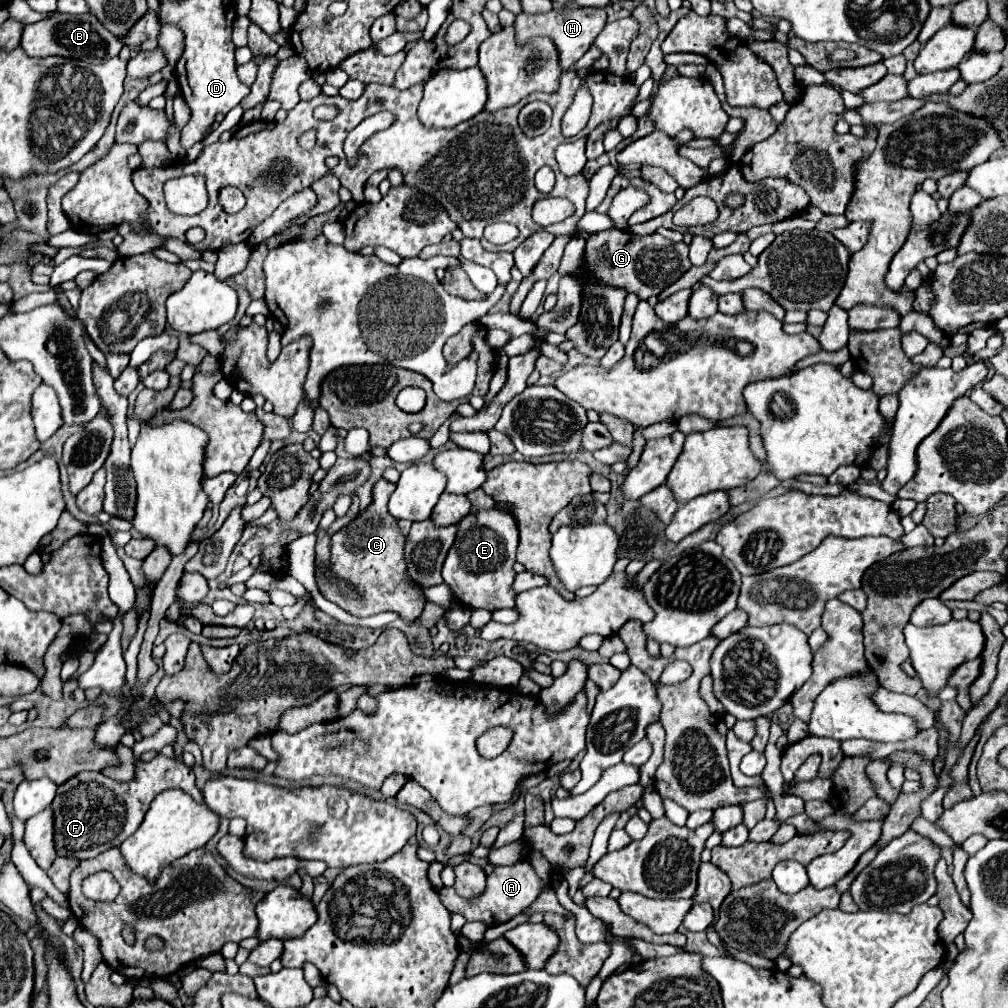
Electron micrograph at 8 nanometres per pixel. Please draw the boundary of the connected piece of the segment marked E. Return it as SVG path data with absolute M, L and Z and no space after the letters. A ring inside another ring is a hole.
M481 488L467 494L473 506L479 506L477 514L467 514L459 522L457 538L443 564L443 580L451 588L453 598L469 608L485 608L489 612L515 606L515 550L519 544L519 530L509 512L497 508L495 500L489 500Z

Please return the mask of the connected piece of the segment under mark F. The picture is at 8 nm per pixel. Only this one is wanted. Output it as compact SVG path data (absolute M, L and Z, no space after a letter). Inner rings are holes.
M155 756L151 762L137 764L137 776L131 782L115 782L105 778L101 772L81 772L75 778L67 780L57 788L57 796L51 804L55 816L55 848L59 856L75 856L79 860L93 858L113 846L119 846L133 834L145 812L149 810L151 800L169 788L183 788L195 800L203 802L199 788L195 786L195 774L183 762L173 758ZM119 820L119 830L113 832L109 824Z

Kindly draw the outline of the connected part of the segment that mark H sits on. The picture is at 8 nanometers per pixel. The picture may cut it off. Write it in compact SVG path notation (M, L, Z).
M561 6L553 8L543 14L519 14L515 20L515 30L517 30L517 42L529 42L535 36L549 36L557 50L559 50L559 60L565 70L575 70L575 62L591 48L593 40L599 36L601 28L607 22L607 12L605 8L575 8L575 6Z

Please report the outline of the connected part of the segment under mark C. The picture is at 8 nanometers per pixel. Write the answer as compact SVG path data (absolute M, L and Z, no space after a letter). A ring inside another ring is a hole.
M379 480L373 486L373 502L365 510L359 510L357 518L351 524L347 524L343 530L339 530L331 536L331 558L329 558L327 564L315 566L315 578L319 582L321 594L329 602L335 602L337 606L341 606L345 612L349 612L353 616L373 616L373 614L379 614L379 612L397 612L405 622L413 622L423 612L425 596L423 596L421 590L417 590L413 586L413 582L407 574L405 552L403 552L405 536L401 534L401 530L397 526L397 520L393 516L389 516L389 510L387 510L387 502L389 502L389 496L393 494L393 490L395 490L395 484L391 484L387 480ZM339 580L345 580L349 584L349 588L355 592L355 596L343 594L337 586Z

